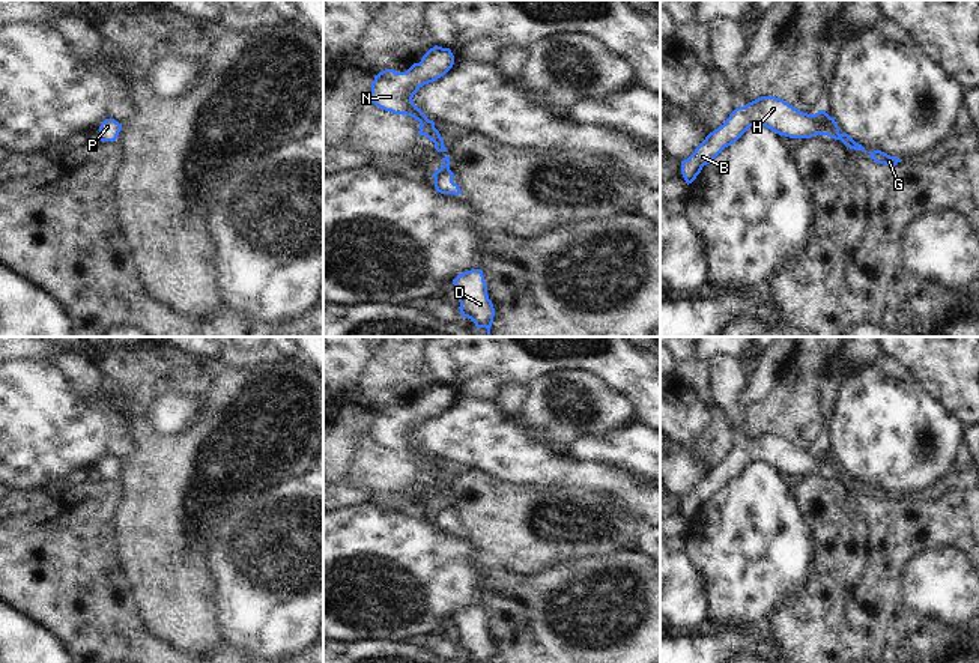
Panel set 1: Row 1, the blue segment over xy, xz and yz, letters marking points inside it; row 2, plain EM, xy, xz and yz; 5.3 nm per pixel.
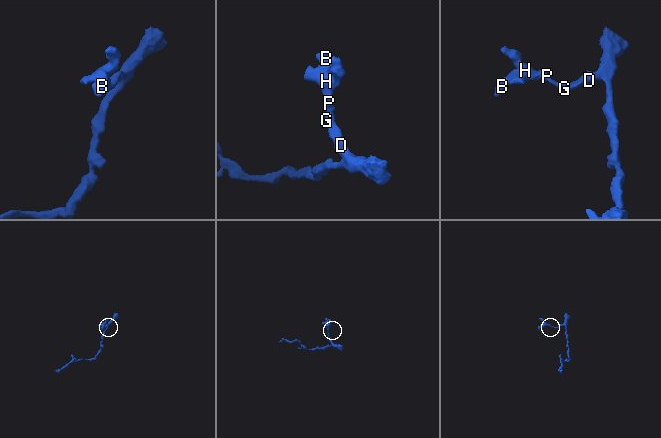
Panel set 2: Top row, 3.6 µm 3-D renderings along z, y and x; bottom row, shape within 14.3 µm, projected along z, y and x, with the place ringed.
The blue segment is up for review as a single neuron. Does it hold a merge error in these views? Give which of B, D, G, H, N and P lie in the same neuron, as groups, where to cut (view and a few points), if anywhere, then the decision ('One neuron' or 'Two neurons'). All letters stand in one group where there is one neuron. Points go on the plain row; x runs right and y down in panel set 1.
Groups: B D G H N P. No split. One neuron

